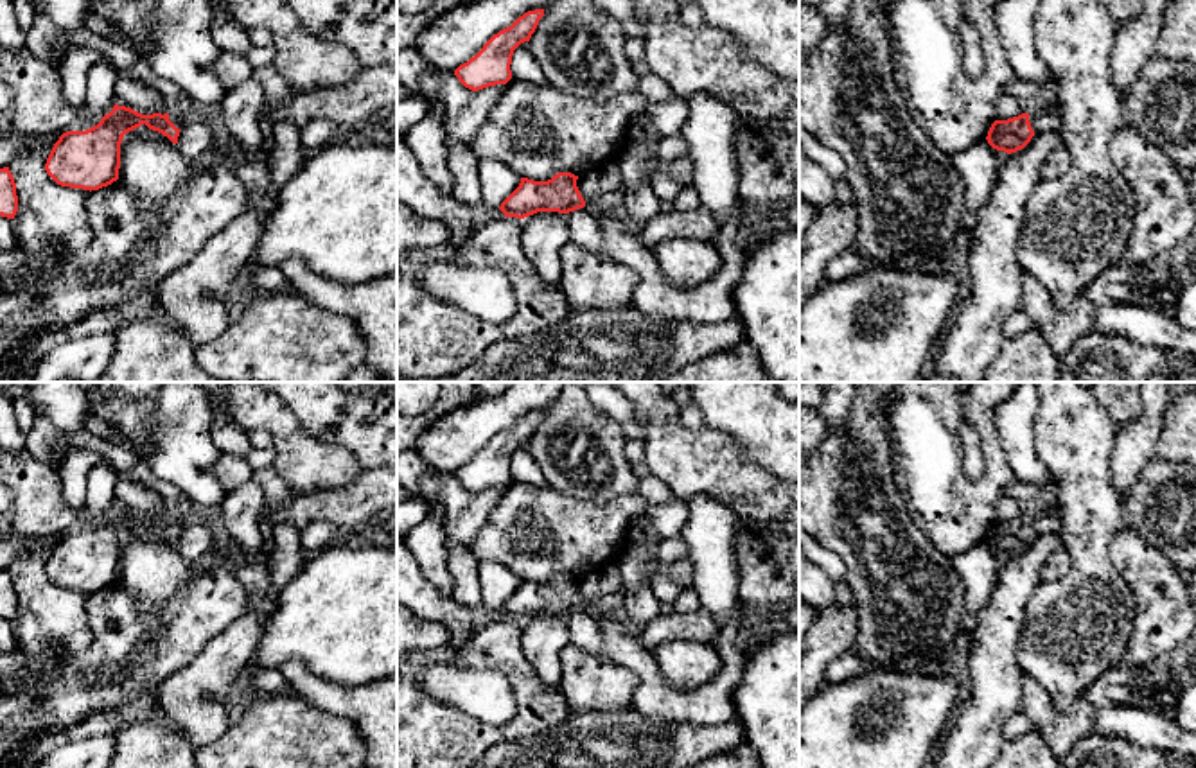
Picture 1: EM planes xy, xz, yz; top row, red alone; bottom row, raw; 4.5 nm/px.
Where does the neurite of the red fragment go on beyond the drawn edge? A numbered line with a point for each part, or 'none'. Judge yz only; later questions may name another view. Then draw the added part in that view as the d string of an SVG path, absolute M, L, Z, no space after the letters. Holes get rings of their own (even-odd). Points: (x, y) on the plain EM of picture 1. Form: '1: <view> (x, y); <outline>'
1: yz (1046, 517); M1042 501L1029 511L1034 535L1061 533L1061 511L1054 501Z

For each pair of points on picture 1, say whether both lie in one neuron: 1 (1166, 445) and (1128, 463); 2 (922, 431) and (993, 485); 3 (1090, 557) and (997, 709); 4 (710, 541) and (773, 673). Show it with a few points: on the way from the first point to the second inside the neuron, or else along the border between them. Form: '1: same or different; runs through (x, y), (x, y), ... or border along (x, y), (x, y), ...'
1: different; border along (1166, 408), (1155, 454)
2: same; runs through (931, 453), (965, 487), (972, 487)
3: different; border along (1024, 628), (1017, 648), (1017, 664), (1022, 673)
4: different; border along (746, 655), (742, 677), (731, 695)

